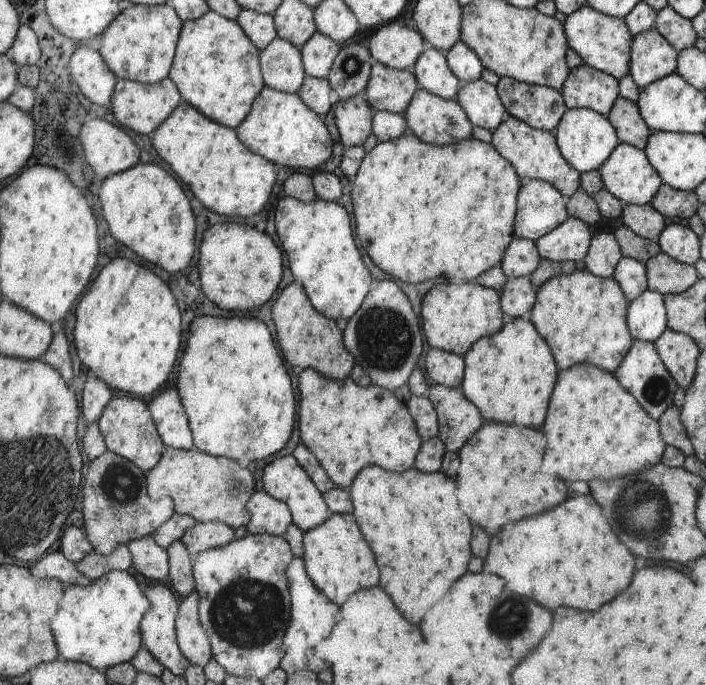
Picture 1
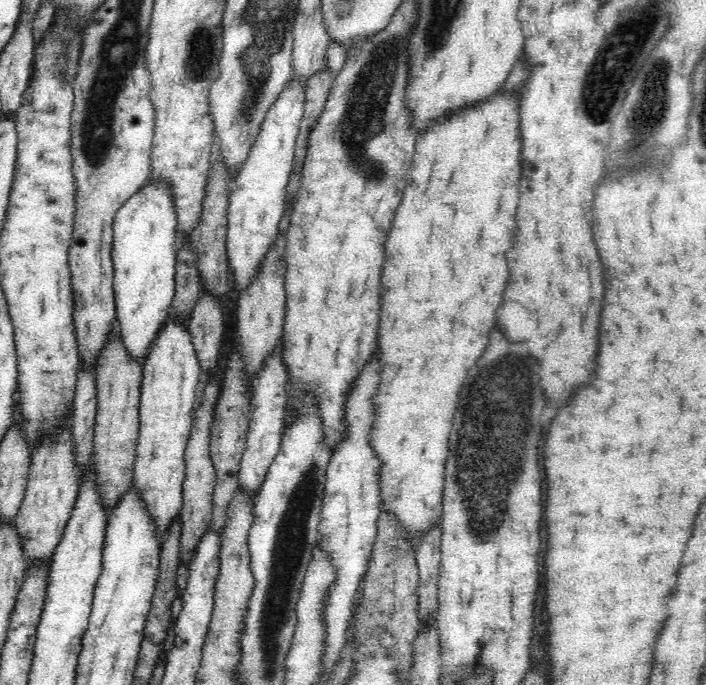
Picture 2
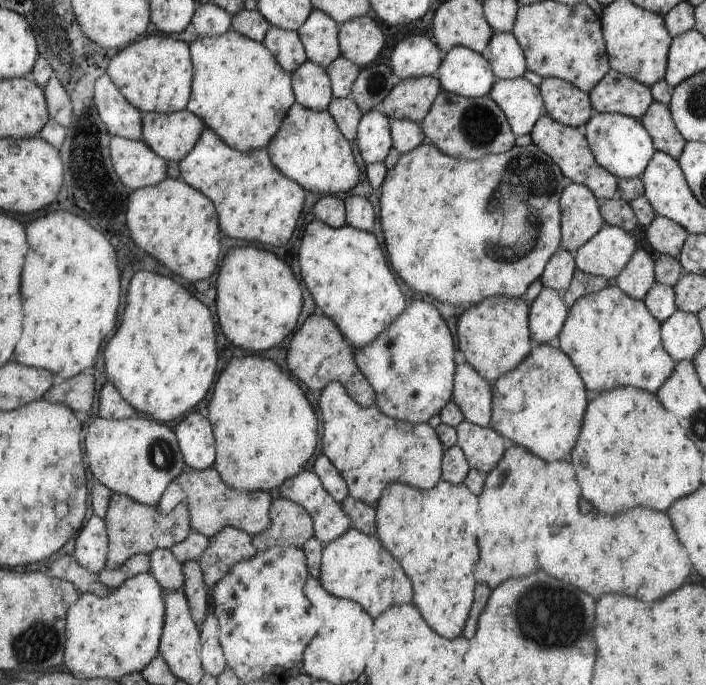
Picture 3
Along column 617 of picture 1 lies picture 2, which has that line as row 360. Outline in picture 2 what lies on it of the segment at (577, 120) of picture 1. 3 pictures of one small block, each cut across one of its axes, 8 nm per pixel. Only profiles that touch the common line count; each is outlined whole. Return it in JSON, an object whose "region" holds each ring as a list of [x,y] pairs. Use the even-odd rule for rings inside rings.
{"region":[[[144,184],[116,211],[113,267],[116,326],[127,353],[142,364],[169,320],[175,292],[177,215],[165,184]]]}

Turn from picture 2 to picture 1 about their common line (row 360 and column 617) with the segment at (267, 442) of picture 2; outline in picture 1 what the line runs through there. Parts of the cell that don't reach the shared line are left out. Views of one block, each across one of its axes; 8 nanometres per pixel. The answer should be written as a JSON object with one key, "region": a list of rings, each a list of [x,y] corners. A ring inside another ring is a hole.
{"region":[[[623,257],[612,278],[618,283],[630,302],[648,289],[647,267],[639,259]]]}

